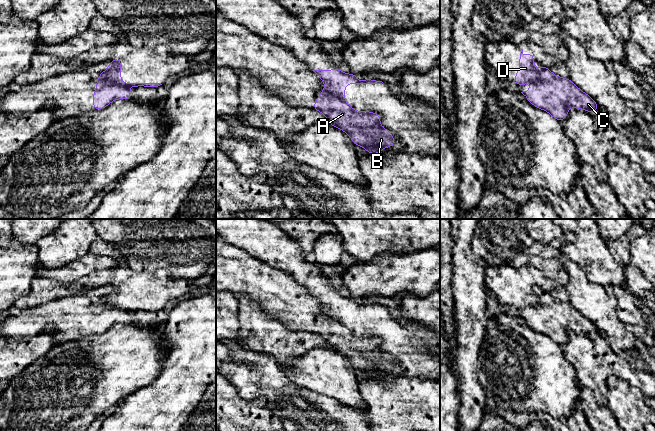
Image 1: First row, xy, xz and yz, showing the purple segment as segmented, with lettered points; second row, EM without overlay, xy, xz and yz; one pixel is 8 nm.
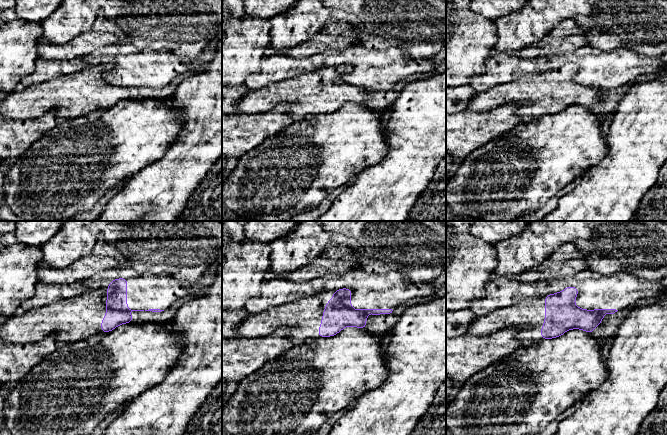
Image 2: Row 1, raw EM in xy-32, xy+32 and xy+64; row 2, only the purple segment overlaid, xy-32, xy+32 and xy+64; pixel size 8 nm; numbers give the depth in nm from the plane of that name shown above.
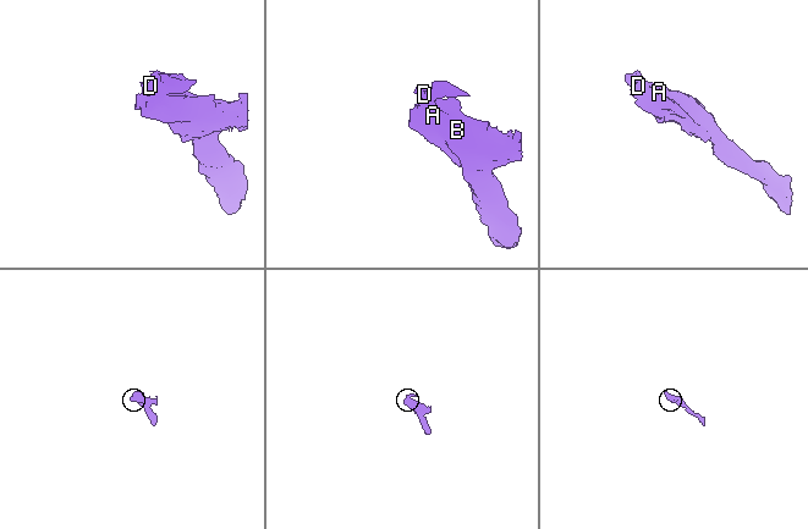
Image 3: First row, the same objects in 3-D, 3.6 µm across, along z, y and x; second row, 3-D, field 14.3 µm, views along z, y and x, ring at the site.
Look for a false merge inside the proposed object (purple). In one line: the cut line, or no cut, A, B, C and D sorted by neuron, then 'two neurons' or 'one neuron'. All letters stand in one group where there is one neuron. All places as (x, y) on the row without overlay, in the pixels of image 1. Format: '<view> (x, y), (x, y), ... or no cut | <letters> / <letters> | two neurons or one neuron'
xy (111, 287), (112, 290), (104, 297), (104, 302), (127, 311) | A B C / D | two neurons

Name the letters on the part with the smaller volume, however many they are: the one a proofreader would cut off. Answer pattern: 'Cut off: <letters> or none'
Cut off: D

